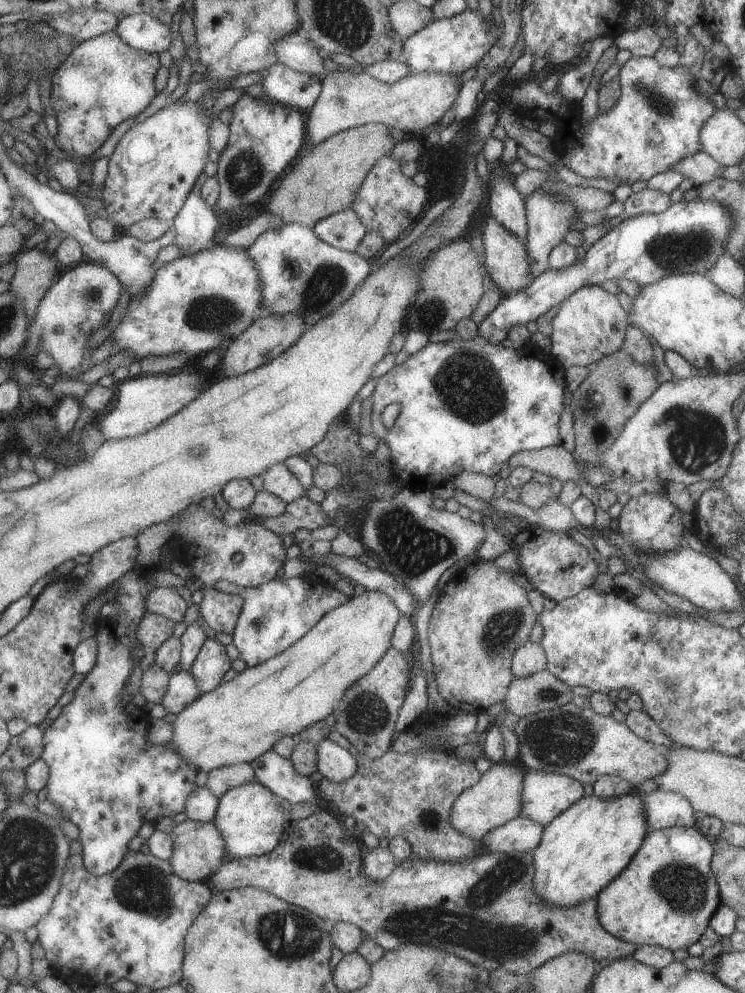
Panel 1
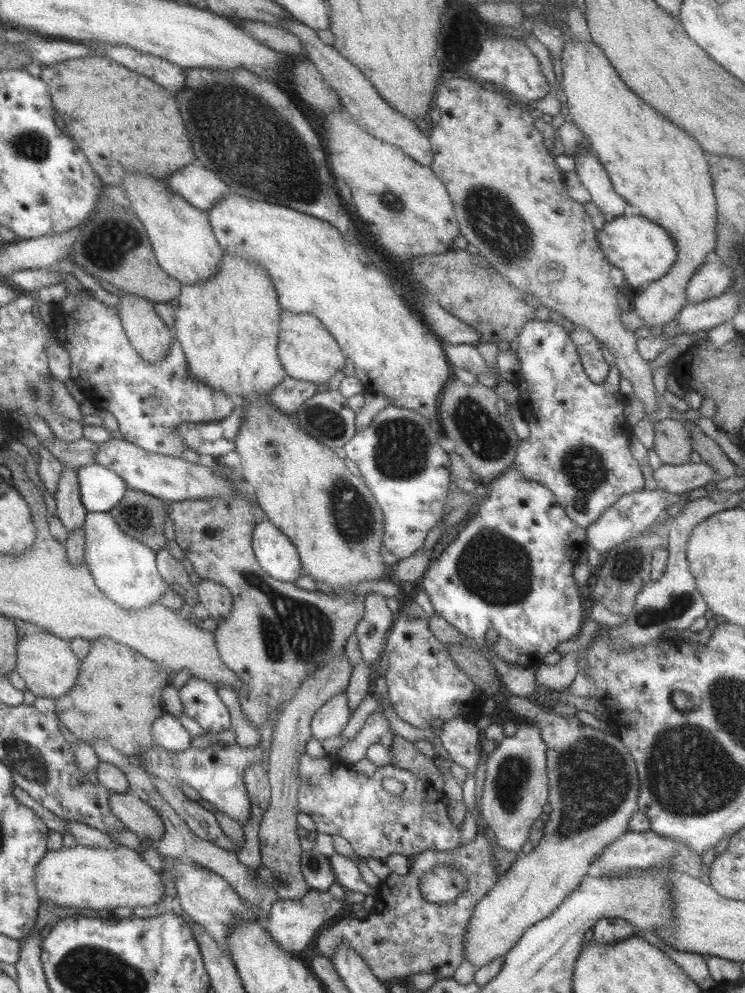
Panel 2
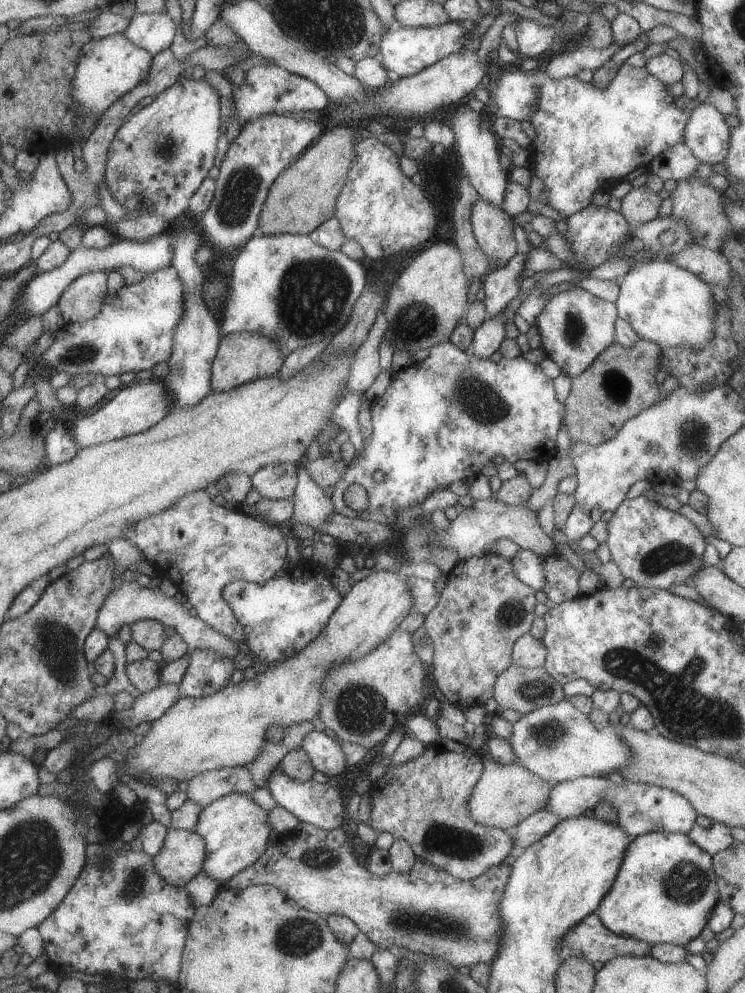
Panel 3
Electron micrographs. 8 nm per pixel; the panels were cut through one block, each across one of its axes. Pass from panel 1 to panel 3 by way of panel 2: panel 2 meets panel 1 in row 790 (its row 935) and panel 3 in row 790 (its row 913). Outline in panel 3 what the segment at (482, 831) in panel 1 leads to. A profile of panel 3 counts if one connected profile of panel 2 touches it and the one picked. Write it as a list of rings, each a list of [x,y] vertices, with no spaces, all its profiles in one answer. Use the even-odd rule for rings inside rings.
[[[483,738],[482,744],[483,749],[480,756],[483,758],[484,773],[471,793],[470,815],[480,825],[510,830],[528,816],[542,811],[547,806],[554,785],[529,772],[518,762],[512,765],[502,765],[495,762],[487,752],[485,738]]]

